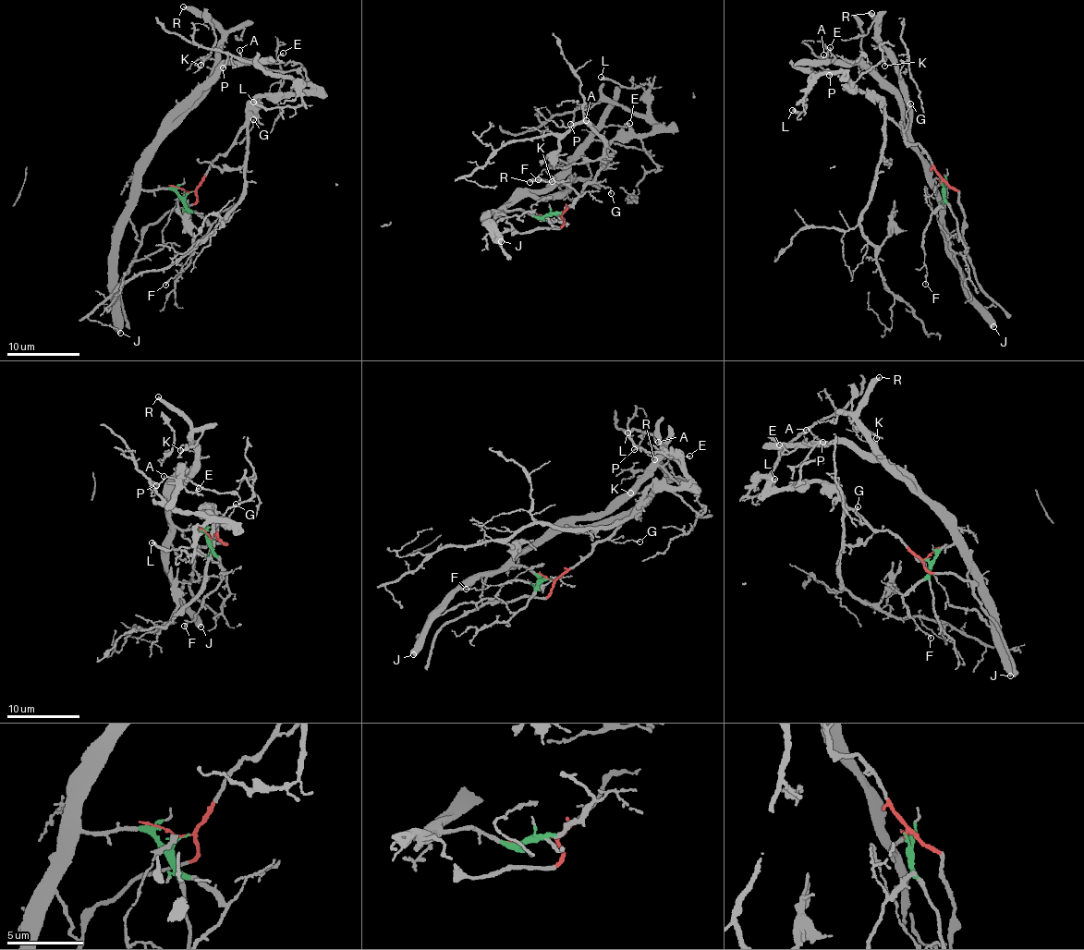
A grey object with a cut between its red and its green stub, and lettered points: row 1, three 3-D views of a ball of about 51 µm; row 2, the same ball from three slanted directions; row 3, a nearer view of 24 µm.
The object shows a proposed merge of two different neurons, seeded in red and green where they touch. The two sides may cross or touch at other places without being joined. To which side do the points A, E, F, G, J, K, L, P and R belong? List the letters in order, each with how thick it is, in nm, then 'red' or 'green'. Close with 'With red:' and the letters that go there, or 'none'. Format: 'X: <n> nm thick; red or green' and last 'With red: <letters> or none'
A: 120 nm thick; red
E: 110 nm thick; green
F: 110 nm thick; green
G: 110 nm thick; red
J: 600 nm thick; green
K: 100 nm thick; green
L: 240 nm thick; red
P: 170 nm thick; red
R: 320 nm thick; green
With red: A, G, L, P

